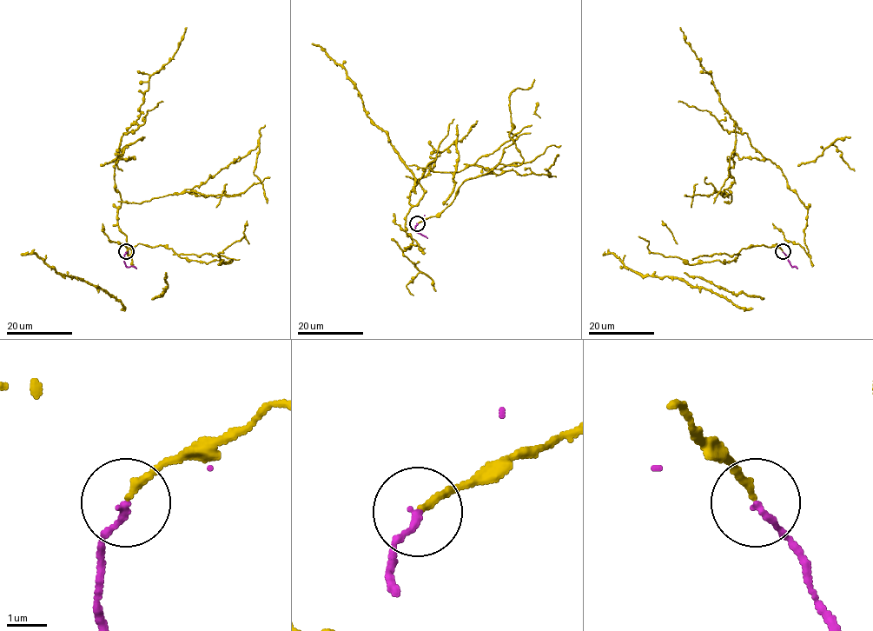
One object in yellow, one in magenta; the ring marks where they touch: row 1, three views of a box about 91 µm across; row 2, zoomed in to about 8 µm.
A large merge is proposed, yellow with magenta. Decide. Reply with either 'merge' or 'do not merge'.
do not merge

